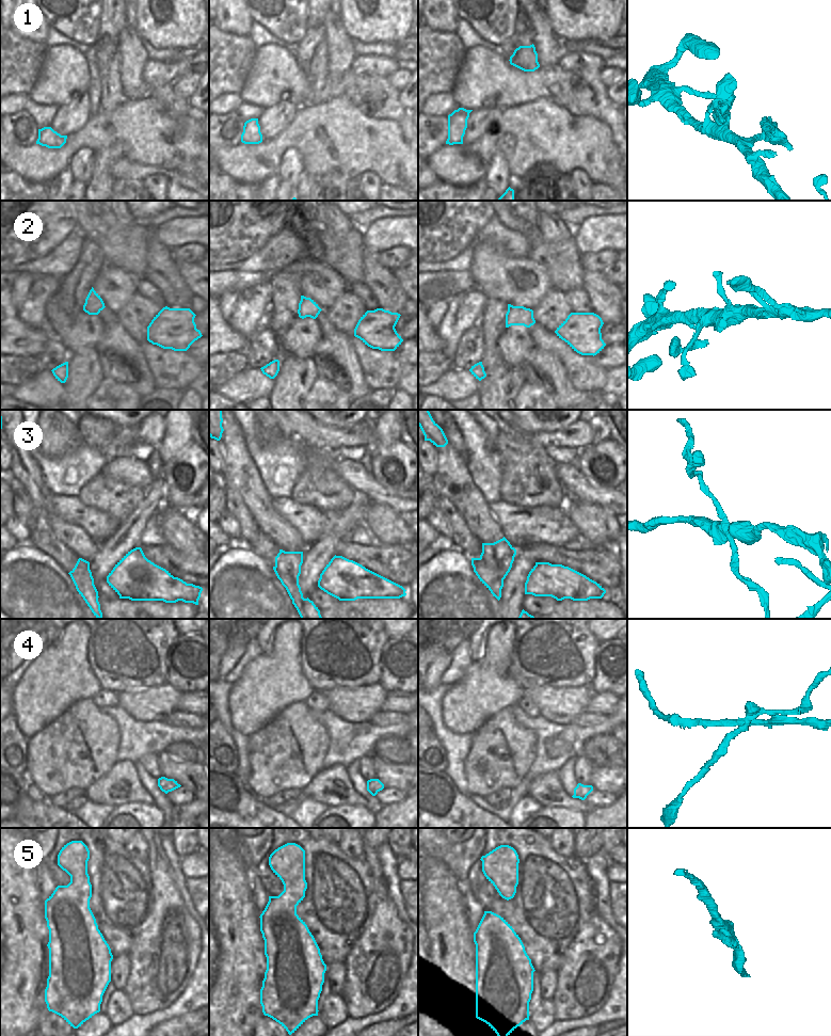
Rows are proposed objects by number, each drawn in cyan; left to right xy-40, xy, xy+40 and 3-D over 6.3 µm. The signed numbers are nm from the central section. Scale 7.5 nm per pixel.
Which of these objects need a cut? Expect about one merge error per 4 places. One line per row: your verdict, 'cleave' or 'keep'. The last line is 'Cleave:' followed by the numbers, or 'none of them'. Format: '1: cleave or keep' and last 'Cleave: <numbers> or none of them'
1: keep
2: keep
3: cleave
4: cleave
5: keep
Cleave: 3, 4

